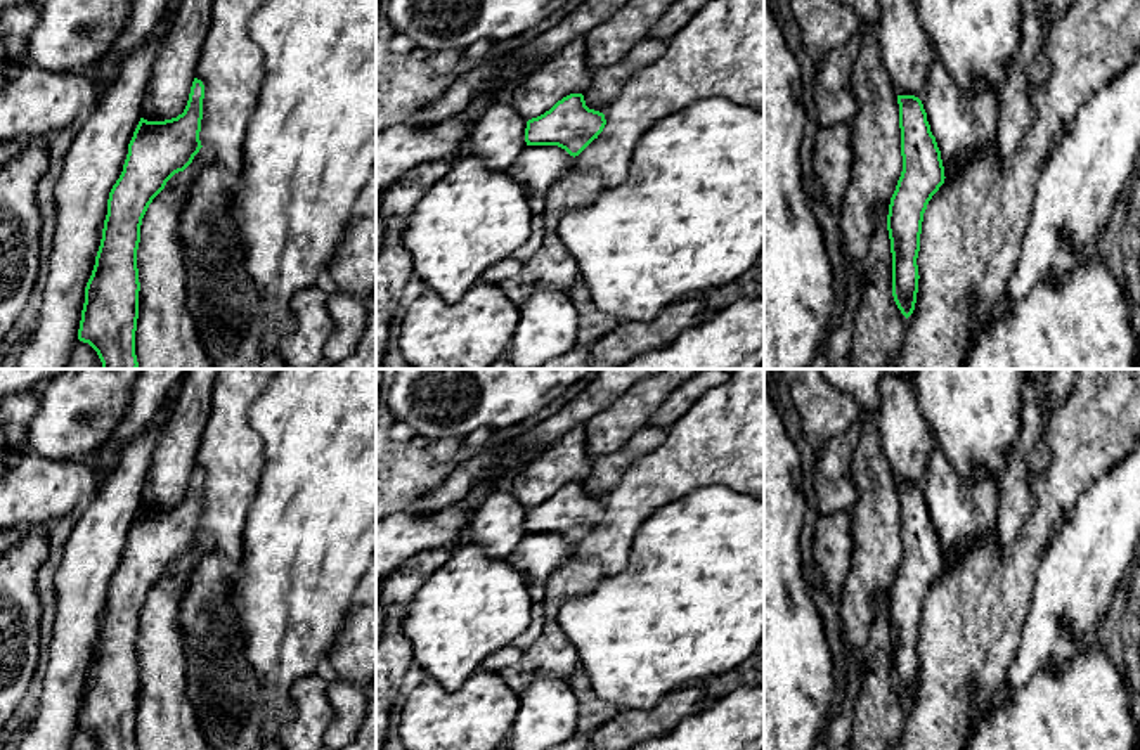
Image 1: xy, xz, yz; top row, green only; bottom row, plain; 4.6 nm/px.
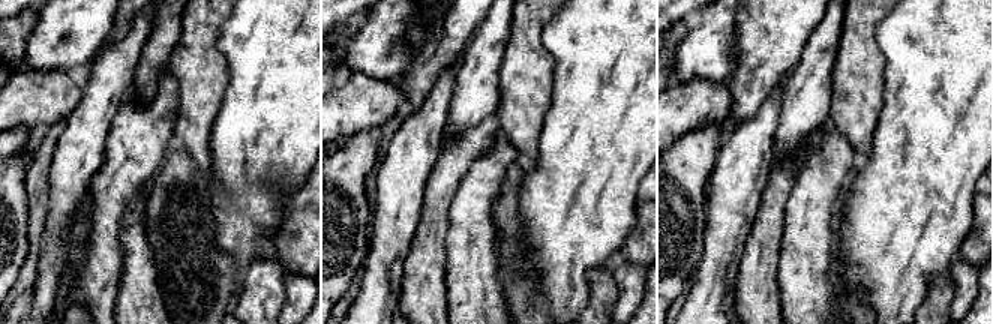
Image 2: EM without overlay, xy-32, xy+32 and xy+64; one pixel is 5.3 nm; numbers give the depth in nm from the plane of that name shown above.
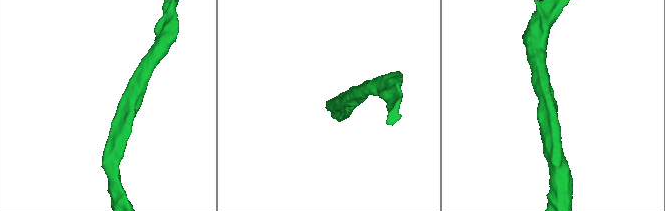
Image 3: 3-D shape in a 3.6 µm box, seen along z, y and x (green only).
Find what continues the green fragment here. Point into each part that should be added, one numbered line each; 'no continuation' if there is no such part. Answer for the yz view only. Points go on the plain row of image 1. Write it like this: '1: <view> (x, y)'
1: yz (964, 511)

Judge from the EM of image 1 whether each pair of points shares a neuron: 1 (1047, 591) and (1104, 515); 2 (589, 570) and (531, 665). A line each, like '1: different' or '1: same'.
1: same
2: same

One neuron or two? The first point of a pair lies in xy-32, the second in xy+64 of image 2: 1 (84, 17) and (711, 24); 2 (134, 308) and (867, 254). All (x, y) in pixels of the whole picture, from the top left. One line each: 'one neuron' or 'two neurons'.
1: one neuron
2: two neurons

